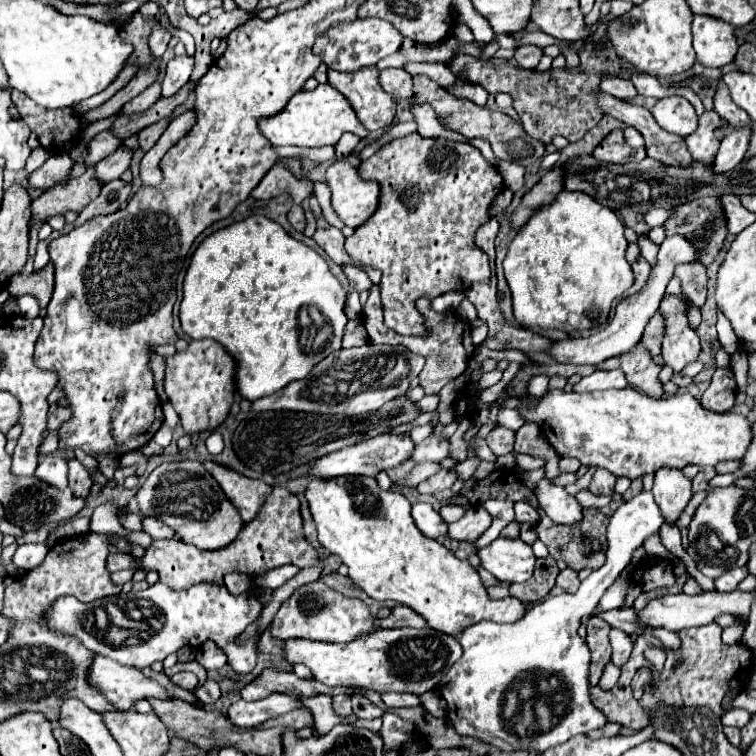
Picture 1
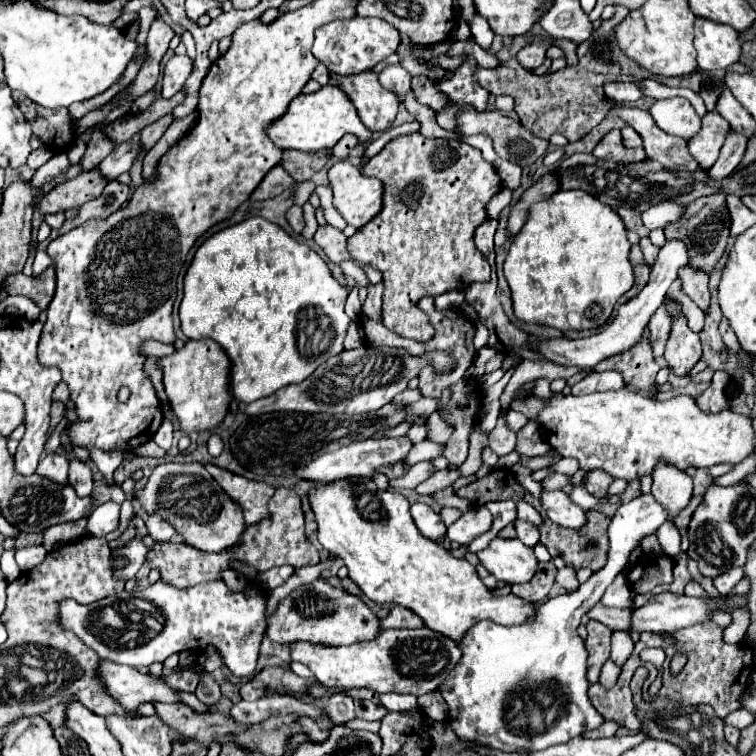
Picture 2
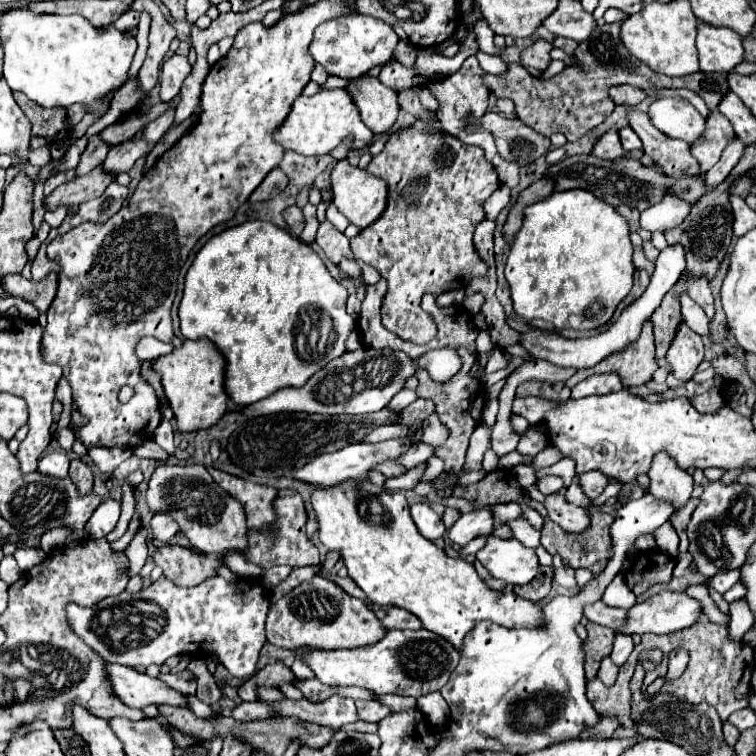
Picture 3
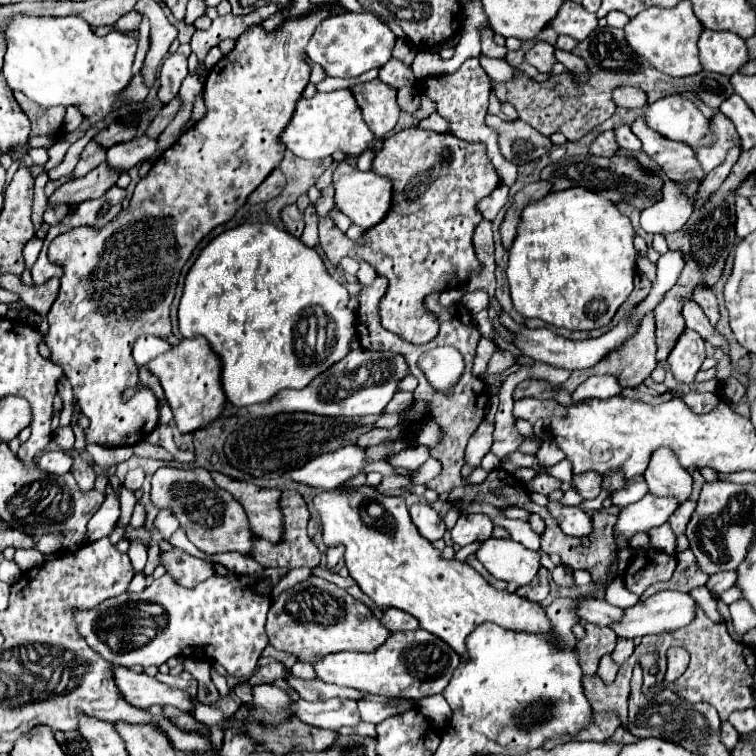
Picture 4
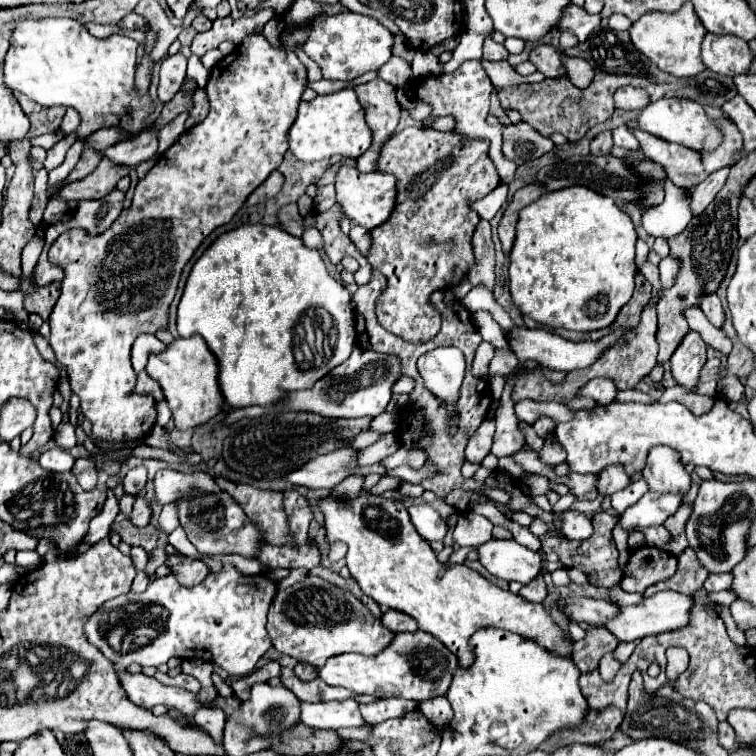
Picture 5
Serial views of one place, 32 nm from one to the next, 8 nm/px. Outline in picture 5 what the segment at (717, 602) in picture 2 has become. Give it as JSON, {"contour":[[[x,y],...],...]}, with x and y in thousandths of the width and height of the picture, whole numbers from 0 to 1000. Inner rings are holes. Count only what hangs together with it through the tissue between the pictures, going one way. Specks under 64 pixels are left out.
{"contour":[[[889,780],[881,783],[870,783],[860,791],[852,791],[847,799],[841,802],[828,802],[820,804],[820,812],[807,820],[802,825],[802,831],[820,847],[820,849],[833,849],[841,844],[852,844],[860,839],[876,839],[876,836],[886,836],[886,833],[897,833],[902,828],[907,828],[913,823],[913,804],[915,804],[915,788],[907,786],[897,786]]]}

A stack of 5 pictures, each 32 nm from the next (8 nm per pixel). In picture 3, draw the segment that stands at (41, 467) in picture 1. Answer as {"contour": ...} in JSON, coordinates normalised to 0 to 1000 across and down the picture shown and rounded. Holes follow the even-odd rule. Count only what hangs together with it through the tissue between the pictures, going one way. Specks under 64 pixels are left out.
{"contour":[[[69,595],[53,606],[50,624],[56,624],[58,630],[69,630],[69,632],[82,635],[85,630],[90,630],[90,616],[93,616],[93,603],[87,598]]]}

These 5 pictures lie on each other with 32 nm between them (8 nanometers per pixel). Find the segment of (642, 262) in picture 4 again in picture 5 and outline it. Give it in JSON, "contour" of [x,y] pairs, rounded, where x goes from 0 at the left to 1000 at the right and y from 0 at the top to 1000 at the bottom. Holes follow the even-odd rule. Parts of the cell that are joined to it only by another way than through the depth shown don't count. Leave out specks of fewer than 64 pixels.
{"contour":[[[857,344],[847,352],[847,360],[852,362],[852,368],[862,376],[862,384],[868,384],[870,378],[873,378],[873,373],[870,373],[870,354],[865,352],[865,349],[860,349]]]}

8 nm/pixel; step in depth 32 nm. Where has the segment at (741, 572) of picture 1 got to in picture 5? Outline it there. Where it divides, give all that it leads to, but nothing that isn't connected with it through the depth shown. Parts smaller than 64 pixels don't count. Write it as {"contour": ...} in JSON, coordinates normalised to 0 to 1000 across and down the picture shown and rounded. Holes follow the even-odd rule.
{"contour":[[[960,757],[960,759],[939,759],[937,767],[931,770],[931,778],[937,783],[952,783],[952,780],[963,780],[968,772],[968,759]]]}

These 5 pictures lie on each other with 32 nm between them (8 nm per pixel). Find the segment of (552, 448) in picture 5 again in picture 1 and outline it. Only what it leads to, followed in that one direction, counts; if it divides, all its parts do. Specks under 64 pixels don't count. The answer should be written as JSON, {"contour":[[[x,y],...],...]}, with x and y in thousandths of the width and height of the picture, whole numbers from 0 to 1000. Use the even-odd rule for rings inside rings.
{"contour":[[[680,601],[683,603],[683,614],[693,622],[709,622],[709,619],[717,619],[720,616],[720,608],[714,606],[704,606],[704,603],[696,603],[696,601]]]}

